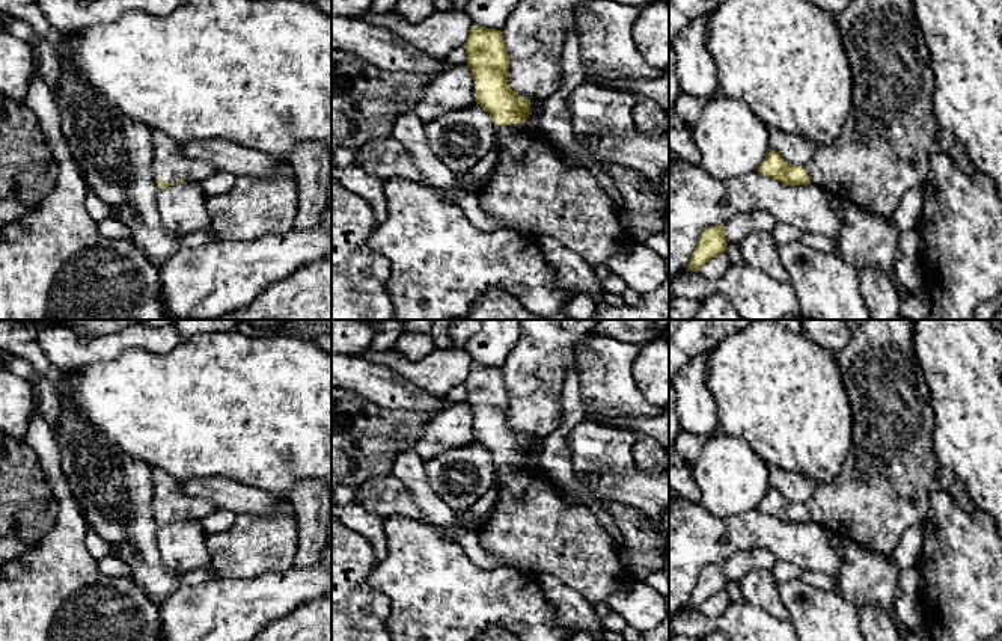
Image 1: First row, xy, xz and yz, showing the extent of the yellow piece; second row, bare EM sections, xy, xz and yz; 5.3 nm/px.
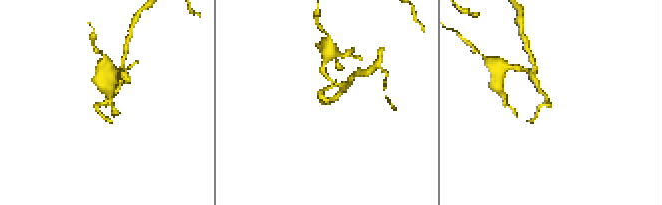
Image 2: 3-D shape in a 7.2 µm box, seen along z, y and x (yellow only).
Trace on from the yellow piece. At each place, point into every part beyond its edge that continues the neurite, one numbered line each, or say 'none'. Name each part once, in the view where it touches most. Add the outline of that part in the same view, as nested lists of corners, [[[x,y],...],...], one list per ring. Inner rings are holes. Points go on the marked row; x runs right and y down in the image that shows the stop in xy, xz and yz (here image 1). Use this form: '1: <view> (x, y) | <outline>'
1: xy (169, 163) | [[[152,131],[151,142],[152,173],[164,182],[184,179],[187,184],[200,184],[215,172],[209,163],[188,158],[181,151],[182,145],[161,131]]]

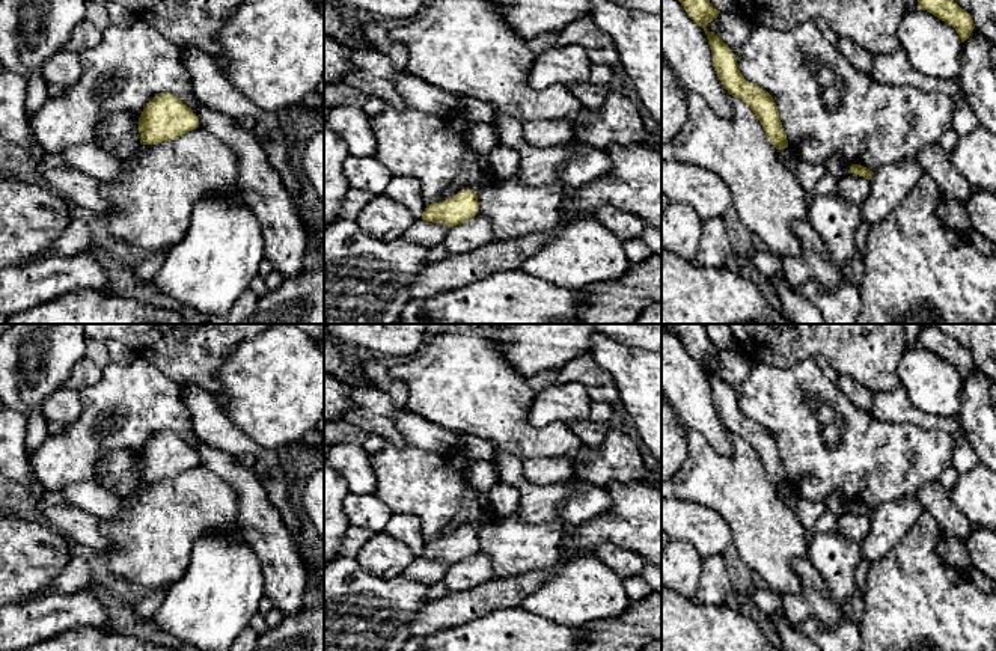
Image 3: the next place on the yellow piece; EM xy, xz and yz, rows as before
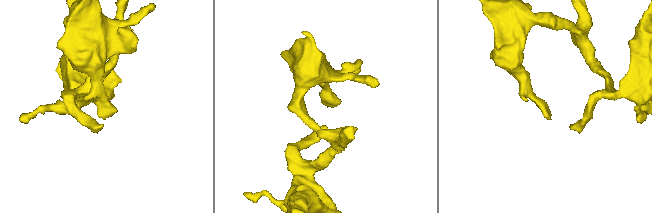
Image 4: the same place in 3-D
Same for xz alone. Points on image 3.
none

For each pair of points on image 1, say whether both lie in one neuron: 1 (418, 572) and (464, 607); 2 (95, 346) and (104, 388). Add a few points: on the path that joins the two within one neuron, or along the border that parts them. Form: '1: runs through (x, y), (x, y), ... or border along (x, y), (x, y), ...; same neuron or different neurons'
1: runs through (430, 584), (446, 601), (452, 601); same neuron
2: border along (131, 347), (110, 359), (71, 365), (64, 370); different neurons

